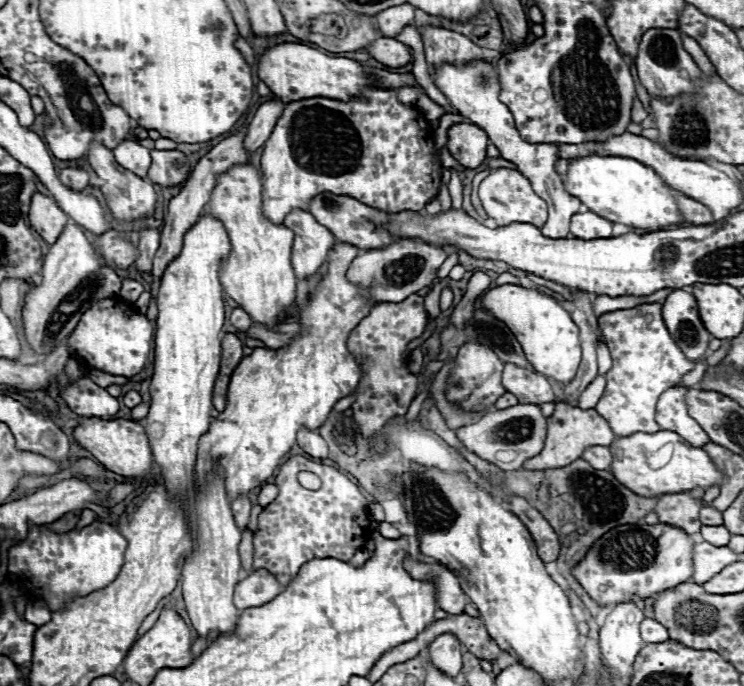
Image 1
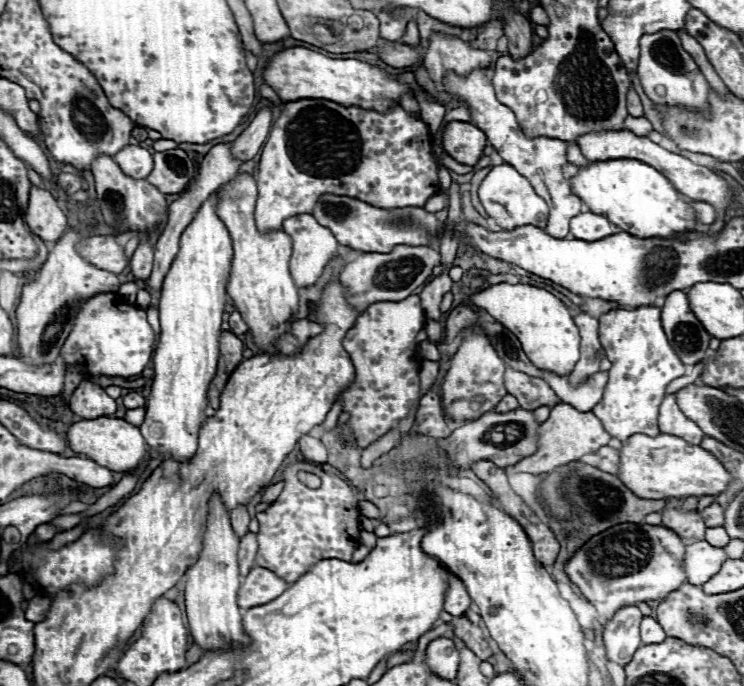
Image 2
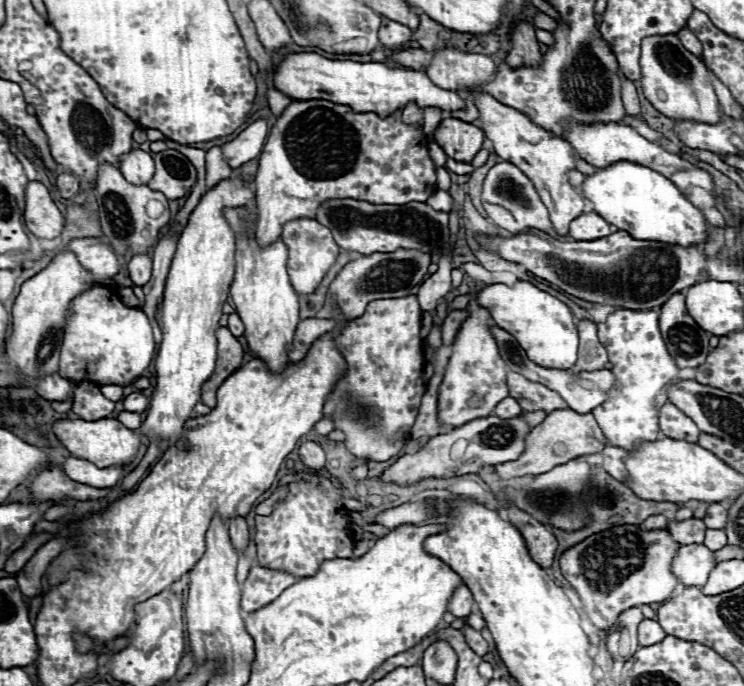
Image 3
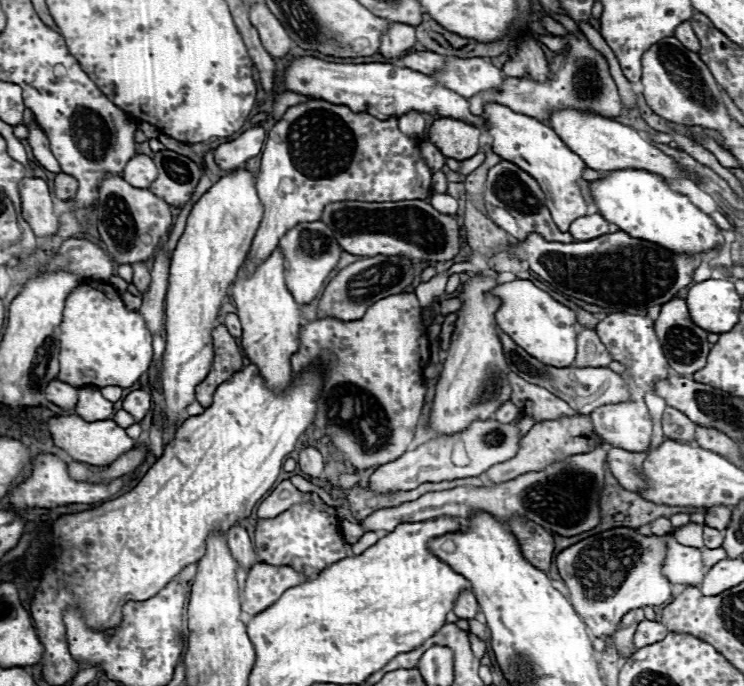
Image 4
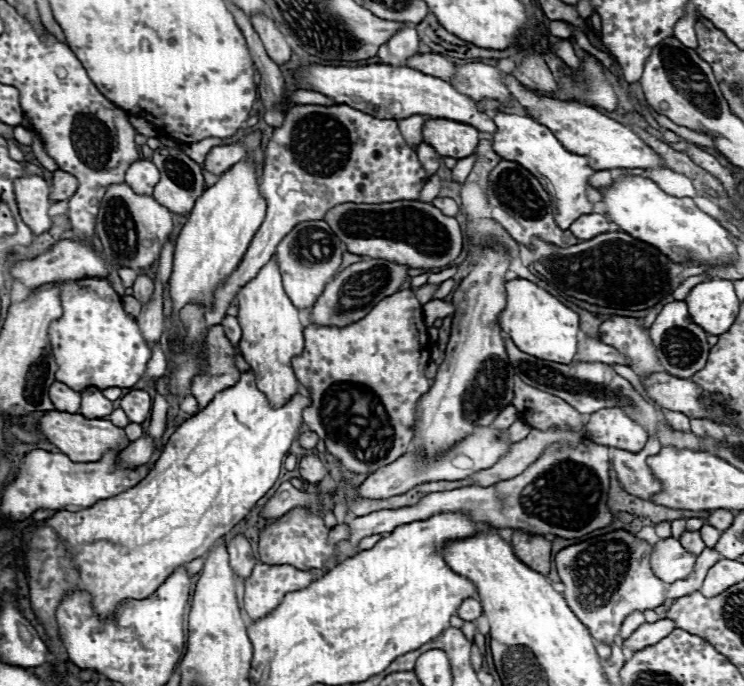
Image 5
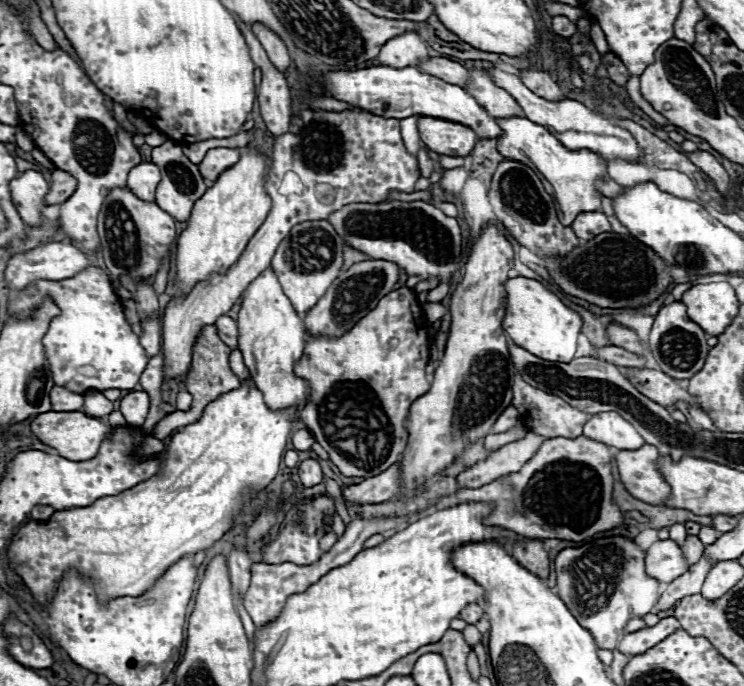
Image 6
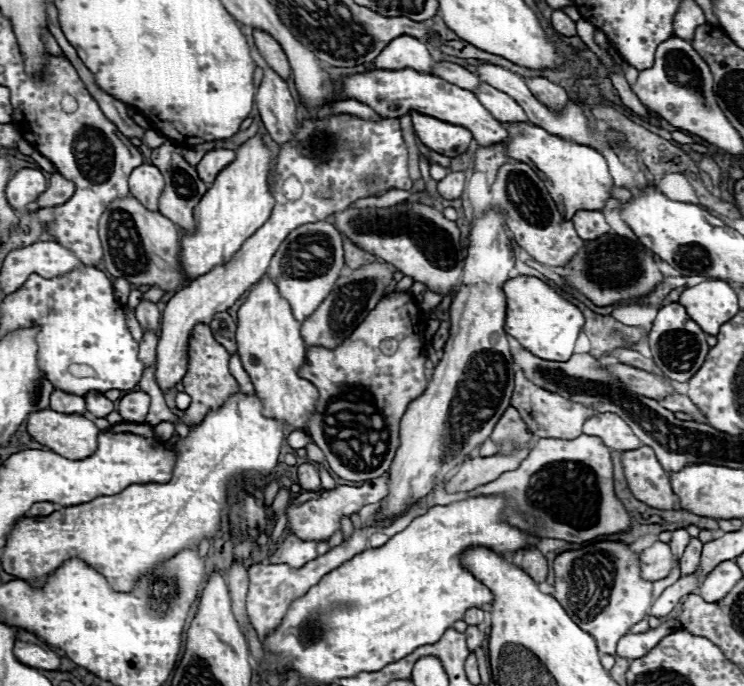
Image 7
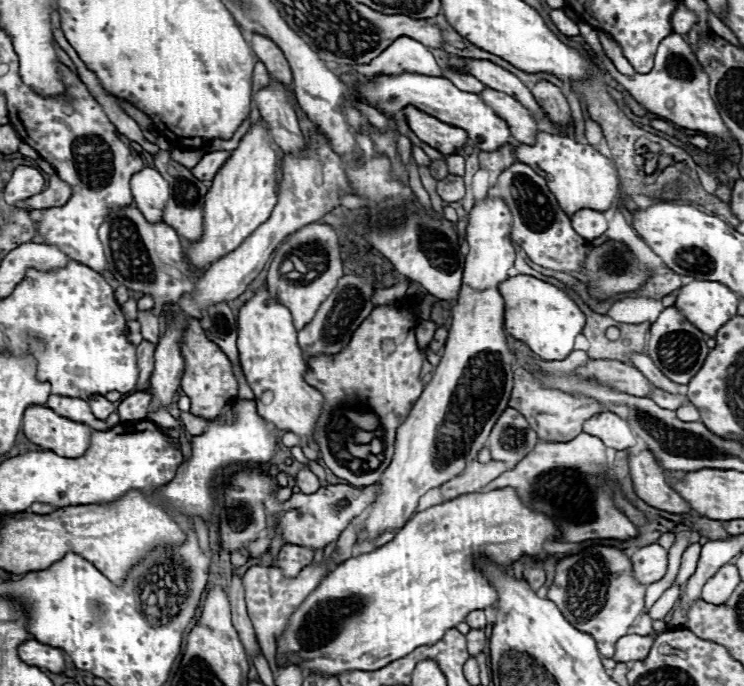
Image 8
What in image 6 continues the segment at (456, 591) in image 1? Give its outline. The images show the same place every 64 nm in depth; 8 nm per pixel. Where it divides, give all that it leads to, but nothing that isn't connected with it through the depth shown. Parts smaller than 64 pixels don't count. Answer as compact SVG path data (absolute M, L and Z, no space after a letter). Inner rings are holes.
M474 602L474 604L466 604L466 608L460 612L460 618L466 620L468 624L478 622L482 616L484 616L484 610L482 610L482 606L476 604L476 602Z

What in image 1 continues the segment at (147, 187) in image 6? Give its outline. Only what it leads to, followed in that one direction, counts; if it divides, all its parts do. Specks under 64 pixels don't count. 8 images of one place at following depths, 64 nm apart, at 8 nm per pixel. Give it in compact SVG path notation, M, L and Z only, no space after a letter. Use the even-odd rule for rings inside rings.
M122 140L114 150L116 162L120 166L124 166L126 170L132 170L138 176L146 176L148 168L150 168L150 152L148 148L140 146L136 140Z

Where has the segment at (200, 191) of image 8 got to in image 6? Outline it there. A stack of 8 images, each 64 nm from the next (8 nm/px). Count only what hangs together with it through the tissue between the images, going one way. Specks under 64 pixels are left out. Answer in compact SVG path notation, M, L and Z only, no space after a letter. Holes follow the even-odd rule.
M168 140L164 142L162 146L156 146L152 150L152 162L160 168L162 172L162 180L156 188L156 204L168 212L174 220L178 222L186 222L190 218L190 210L194 206L194 202L206 192L206 184L204 184L204 178L202 174L198 172L198 164L192 164L184 152L182 152L182 146Z

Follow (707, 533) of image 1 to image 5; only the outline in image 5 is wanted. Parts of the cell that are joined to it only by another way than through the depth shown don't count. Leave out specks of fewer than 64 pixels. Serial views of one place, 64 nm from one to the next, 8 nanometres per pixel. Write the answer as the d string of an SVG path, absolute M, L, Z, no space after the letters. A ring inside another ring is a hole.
M704 524L702 528L700 528L700 534L702 534L702 540L704 540L704 544L708 546L708 548L714 548L716 544L718 544L718 540L720 540L720 530L716 530L716 528L712 528L712 526L708 526L708 524Z

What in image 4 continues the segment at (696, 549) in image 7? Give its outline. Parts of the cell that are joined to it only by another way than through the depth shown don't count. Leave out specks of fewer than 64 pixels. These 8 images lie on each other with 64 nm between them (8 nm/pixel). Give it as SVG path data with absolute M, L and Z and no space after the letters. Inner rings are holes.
M688 522L680 528L676 528L672 532L672 536L676 538L676 542L684 544L684 546L694 546L694 548L704 548L704 542L702 542L702 530L704 530L704 524L694 524L694 522Z

